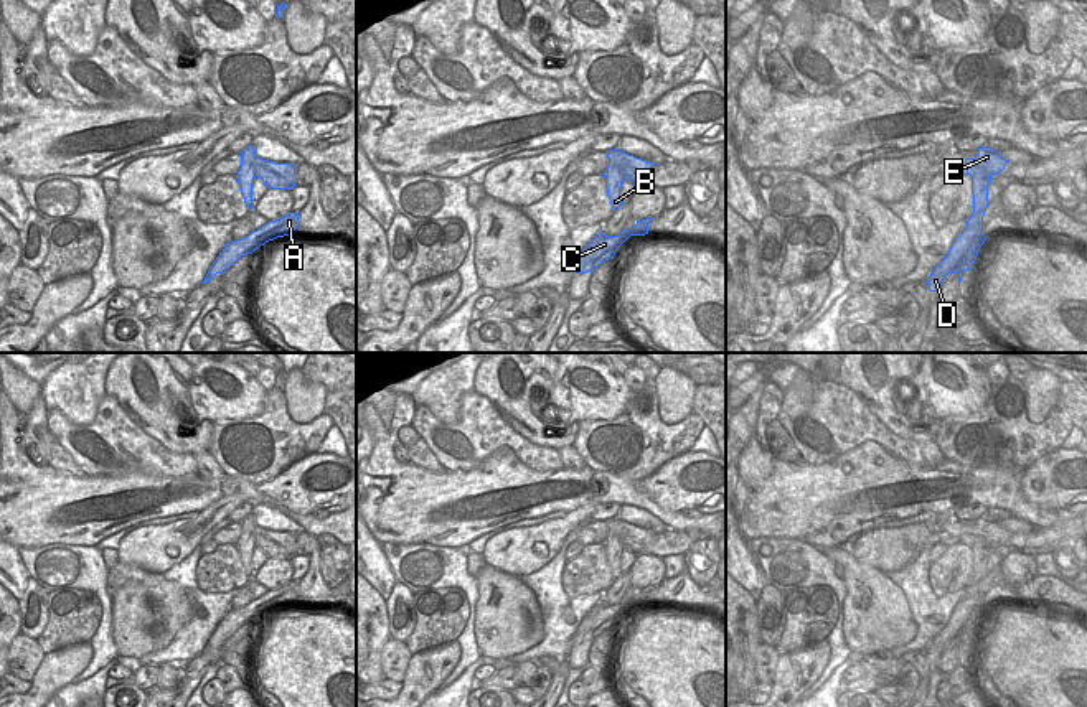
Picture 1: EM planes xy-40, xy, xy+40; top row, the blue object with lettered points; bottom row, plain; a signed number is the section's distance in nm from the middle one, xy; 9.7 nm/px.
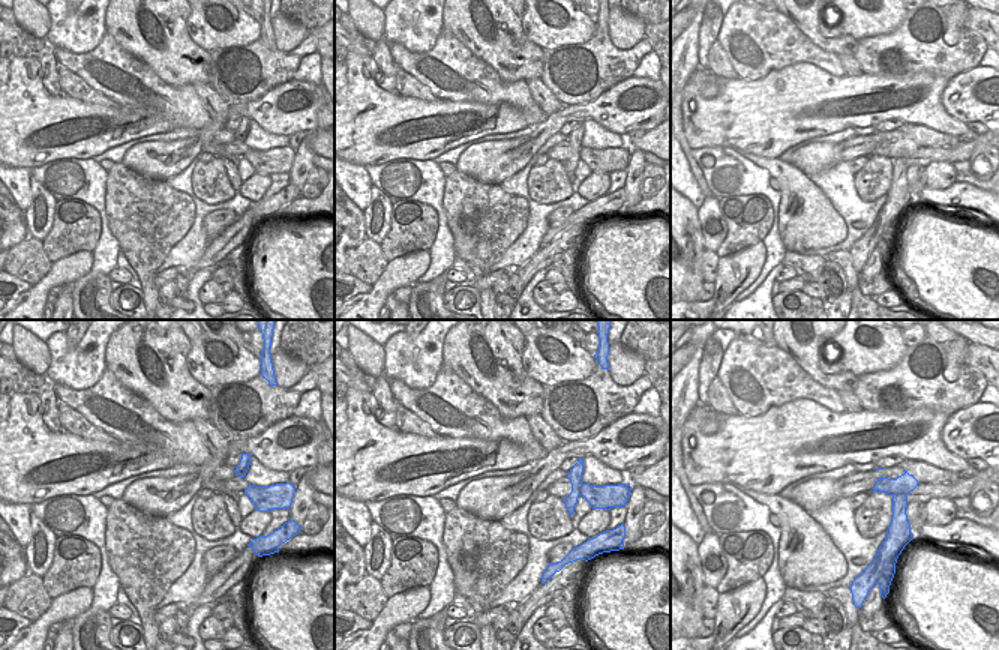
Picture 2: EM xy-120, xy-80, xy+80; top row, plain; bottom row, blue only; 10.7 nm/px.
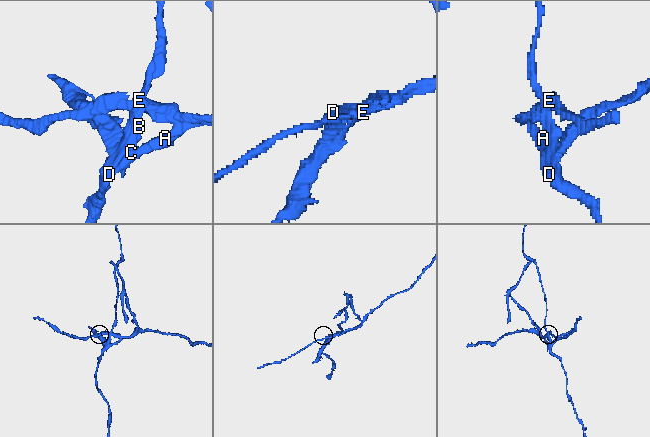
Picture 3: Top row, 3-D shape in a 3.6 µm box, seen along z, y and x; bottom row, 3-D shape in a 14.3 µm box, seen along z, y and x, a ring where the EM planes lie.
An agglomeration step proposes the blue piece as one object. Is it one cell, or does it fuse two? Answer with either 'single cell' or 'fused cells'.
fused cells

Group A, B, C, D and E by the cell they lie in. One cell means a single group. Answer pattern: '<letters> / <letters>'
A E / B C D

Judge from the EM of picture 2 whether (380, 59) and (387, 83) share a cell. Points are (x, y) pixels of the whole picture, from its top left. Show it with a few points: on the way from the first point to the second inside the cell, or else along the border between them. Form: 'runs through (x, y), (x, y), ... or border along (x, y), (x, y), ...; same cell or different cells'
runs through (384, 65), (387, 77); same cell

